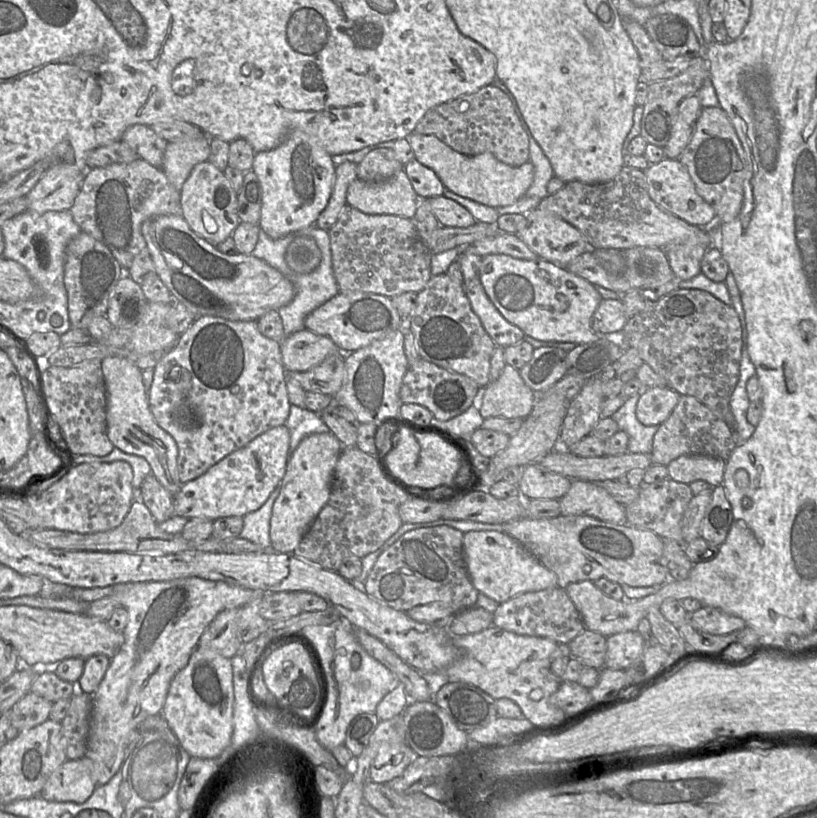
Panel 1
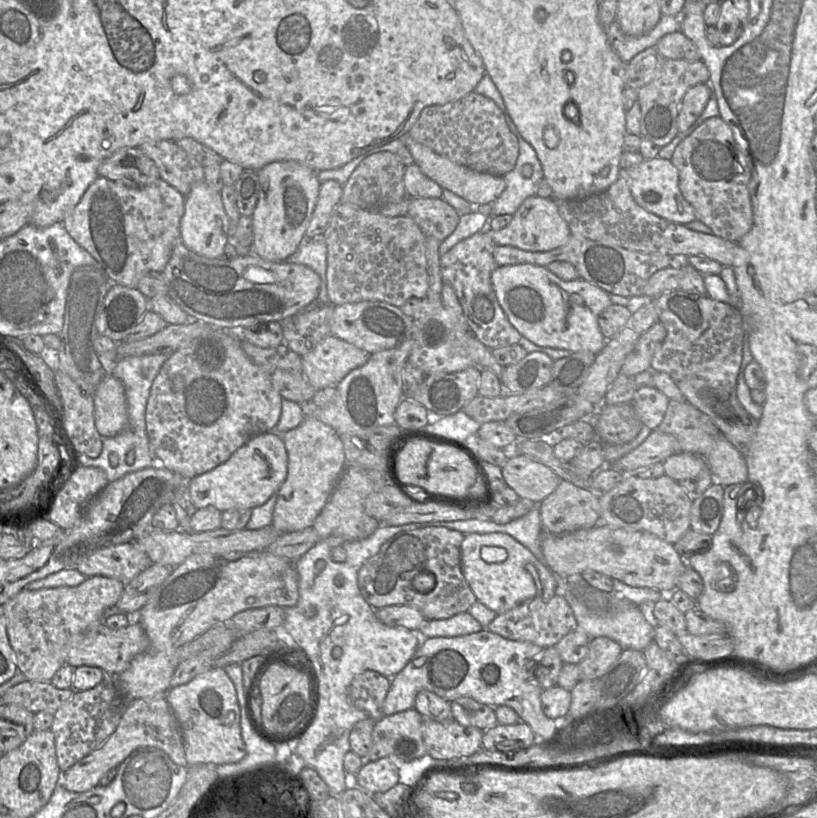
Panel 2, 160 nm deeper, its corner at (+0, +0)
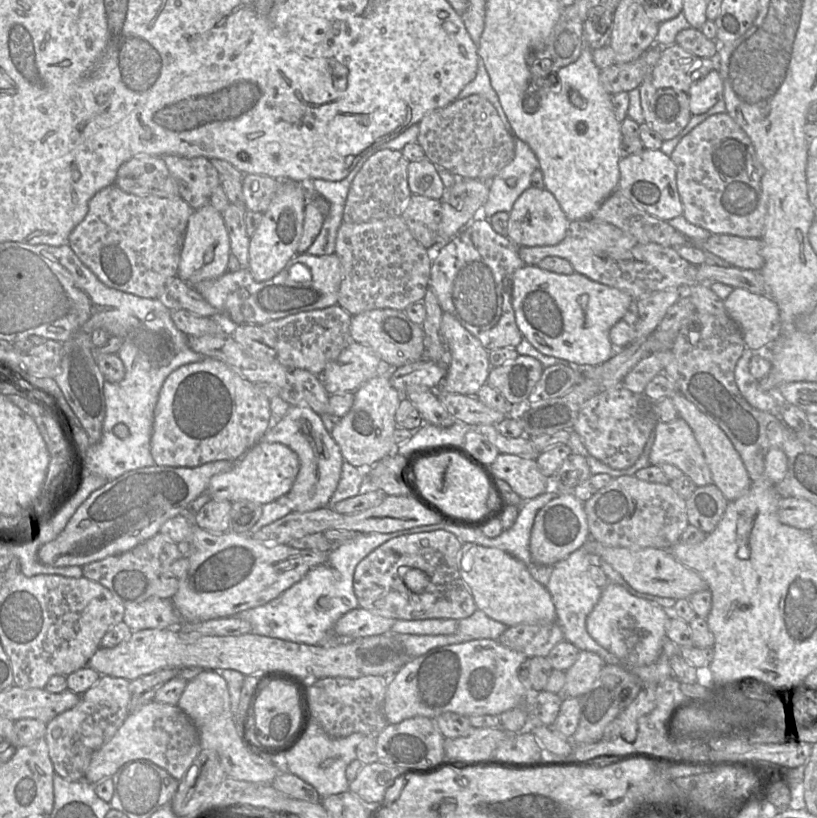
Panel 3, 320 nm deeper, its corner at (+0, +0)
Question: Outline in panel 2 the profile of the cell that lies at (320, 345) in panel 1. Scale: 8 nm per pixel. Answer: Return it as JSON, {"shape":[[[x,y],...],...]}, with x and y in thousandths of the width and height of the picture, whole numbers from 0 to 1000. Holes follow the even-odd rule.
{"shape":[[[406,410],[370,436],[371,456],[387,478],[411,473],[432,451],[444,447],[454,433]]]}

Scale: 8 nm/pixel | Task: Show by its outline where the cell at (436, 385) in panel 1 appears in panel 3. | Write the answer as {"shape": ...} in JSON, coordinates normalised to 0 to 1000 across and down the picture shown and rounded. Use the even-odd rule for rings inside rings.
{"shape":[[[543,381],[541,386],[541,405],[551,430],[551,445],[535,479],[583,484],[586,476],[596,468],[601,452],[599,429],[548,381]]]}

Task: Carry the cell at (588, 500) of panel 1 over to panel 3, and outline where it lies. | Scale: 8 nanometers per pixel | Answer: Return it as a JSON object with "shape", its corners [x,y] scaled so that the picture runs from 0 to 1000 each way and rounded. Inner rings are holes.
{"shape":[[[700,603],[683,604],[656,628],[649,654],[649,678],[657,691],[677,692],[710,670],[720,659],[721,645],[715,615]]]}

